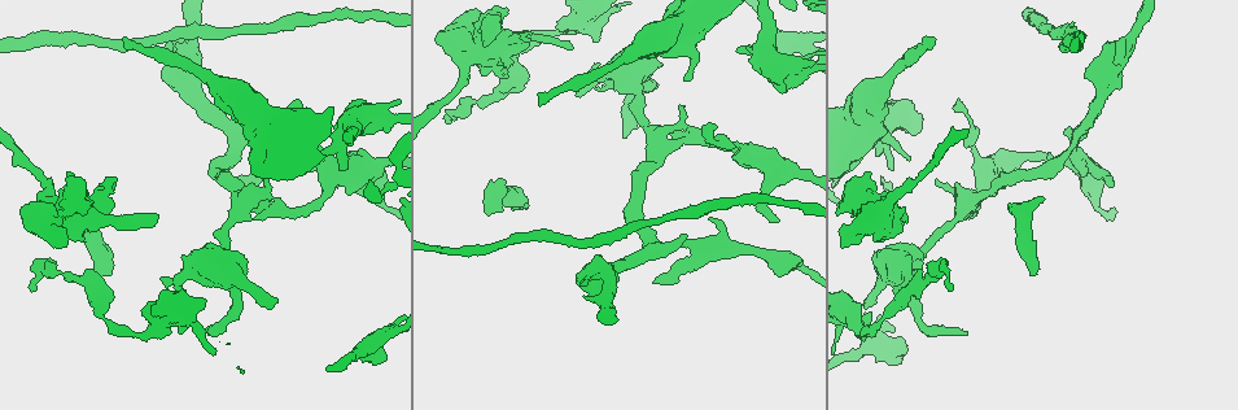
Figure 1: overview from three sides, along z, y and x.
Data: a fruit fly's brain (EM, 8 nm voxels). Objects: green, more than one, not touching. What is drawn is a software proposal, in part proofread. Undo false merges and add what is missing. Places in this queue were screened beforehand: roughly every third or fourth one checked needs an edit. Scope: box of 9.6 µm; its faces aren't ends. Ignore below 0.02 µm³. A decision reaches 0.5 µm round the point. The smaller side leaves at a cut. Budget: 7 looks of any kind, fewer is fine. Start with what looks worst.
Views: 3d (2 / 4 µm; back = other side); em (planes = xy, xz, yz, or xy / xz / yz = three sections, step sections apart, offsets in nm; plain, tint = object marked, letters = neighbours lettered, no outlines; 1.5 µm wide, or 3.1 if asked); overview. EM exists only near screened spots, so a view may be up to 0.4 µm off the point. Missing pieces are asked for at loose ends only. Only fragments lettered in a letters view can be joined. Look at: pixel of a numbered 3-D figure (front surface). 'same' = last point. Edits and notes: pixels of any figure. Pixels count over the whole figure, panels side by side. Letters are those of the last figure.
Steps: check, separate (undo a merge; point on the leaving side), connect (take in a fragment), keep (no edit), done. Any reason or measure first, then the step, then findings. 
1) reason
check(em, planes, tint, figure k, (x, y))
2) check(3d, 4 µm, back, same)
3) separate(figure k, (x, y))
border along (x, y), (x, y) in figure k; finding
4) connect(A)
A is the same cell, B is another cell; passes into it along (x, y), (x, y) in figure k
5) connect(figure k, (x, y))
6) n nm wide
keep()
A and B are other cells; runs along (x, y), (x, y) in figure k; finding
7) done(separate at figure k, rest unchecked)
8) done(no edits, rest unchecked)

branch stops here
check(em, xy, step 8, tint, figure 1, (521, 208))

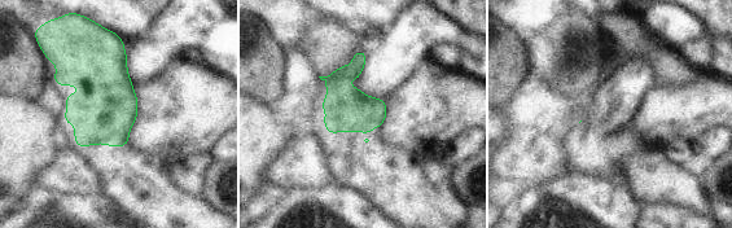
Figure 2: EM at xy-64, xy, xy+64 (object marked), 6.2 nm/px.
cut it another way
check(em, planes, tint, same)

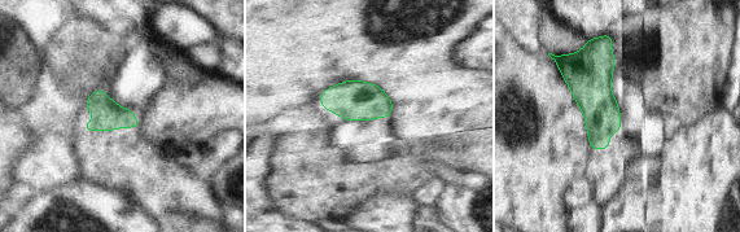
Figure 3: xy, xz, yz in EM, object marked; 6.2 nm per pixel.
see the neighbours
check(em, planes, letters, same)

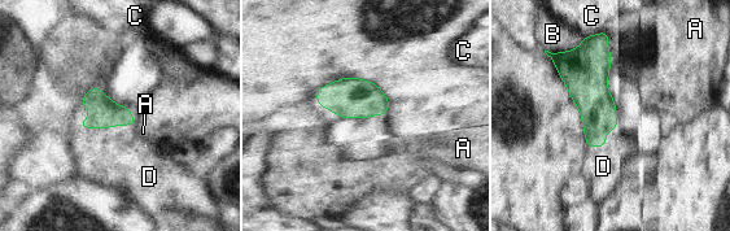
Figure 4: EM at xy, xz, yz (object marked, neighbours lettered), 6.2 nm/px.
190 nm wide; D touches over 240 nm
connect(D)
D is the same cell, A, B and C are other cells; it goes on there

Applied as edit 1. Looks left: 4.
free end
check(em, planes, tint, figure 1, (123, 38))

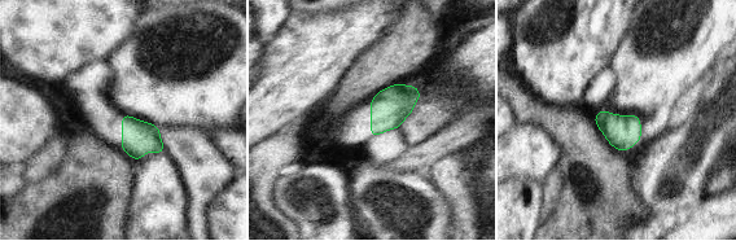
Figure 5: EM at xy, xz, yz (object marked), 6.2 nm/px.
what lies round it
check(em, planes, letters, same)

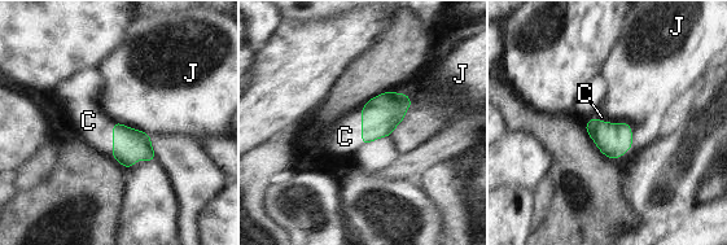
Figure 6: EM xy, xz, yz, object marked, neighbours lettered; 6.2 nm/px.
connect(C)
C is the same cell, J is another cell; it goes on there

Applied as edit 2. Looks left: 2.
free end
check(3d, 4 µm, back, figure 1, (33, 290))

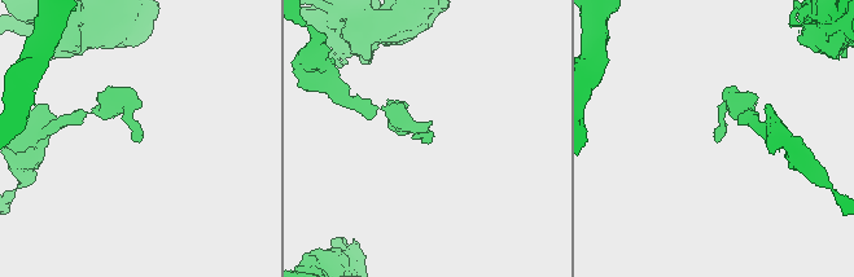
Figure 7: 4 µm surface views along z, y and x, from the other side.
check(em, xz, step 8, letters, figure 7, (428, 138))

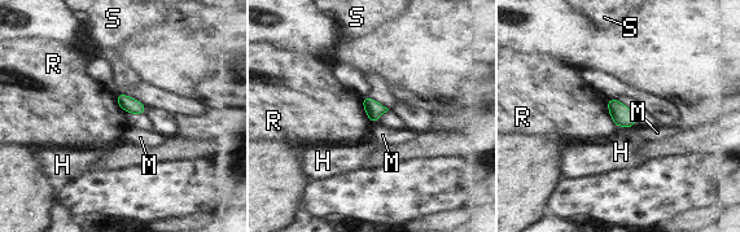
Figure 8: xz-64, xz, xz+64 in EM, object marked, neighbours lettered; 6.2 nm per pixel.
M touches over 100 nm
keep()
H, M, R and S are other cells; border along (360, 97), (366, 110) in figure 8; none of them fits

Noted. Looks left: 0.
done(connect at figure 4, connect at figure 6, rest unchecked)

